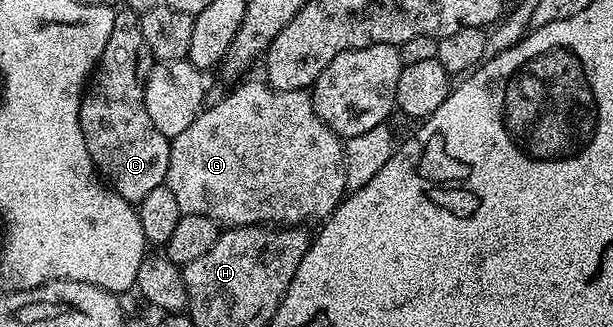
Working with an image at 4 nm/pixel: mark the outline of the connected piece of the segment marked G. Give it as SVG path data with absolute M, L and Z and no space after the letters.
M266 81L247 82L236 88L232 94L224 96L220 102L212 101L199 115L181 132L181 136L171 139L169 152L169 172L166 185L173 192L183 215L209 216L227 228L236 226L262 226L264 224L307 224L310 218L326 220L335 211L348 193L345 164L343 163L344 139L333 133L321 120L321 116L313 108L311 95L307 90L275 90Z

